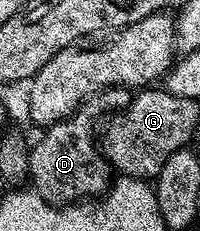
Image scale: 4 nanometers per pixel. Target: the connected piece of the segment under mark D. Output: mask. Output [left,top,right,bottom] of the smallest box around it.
[29,87,133,205]

